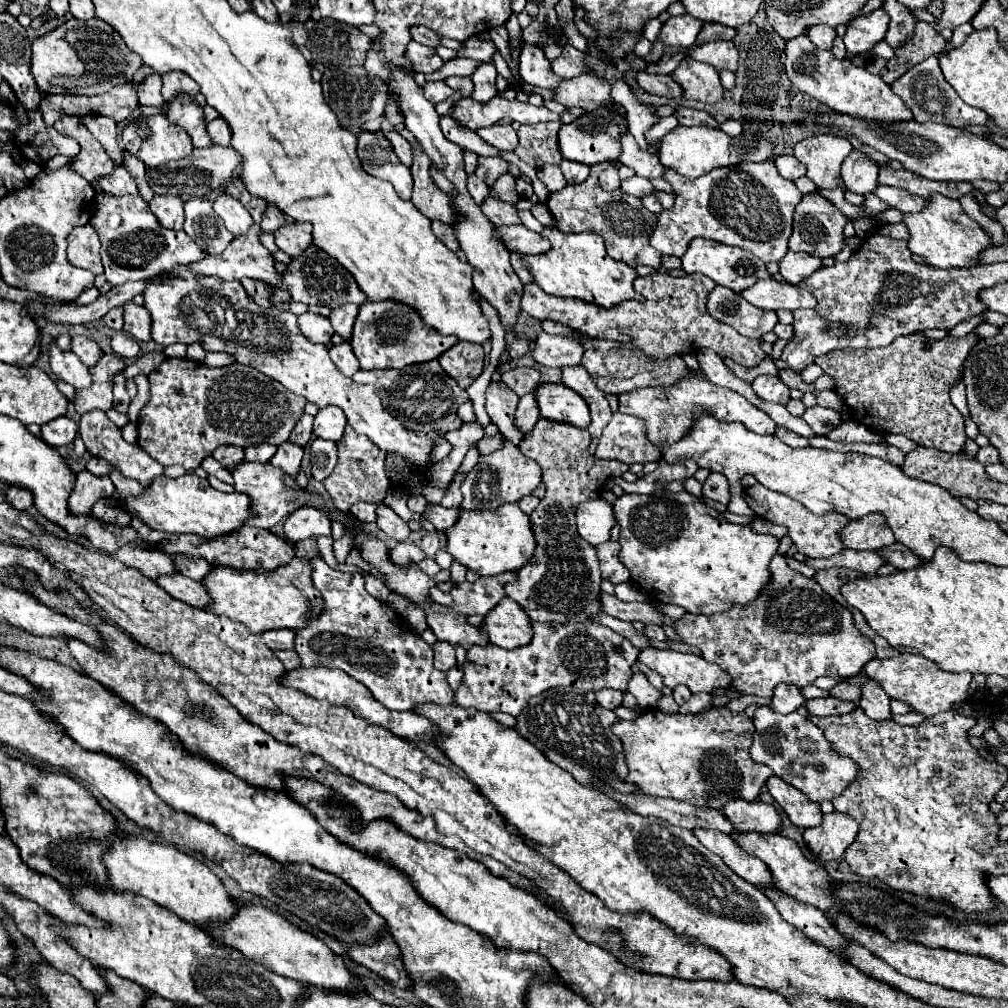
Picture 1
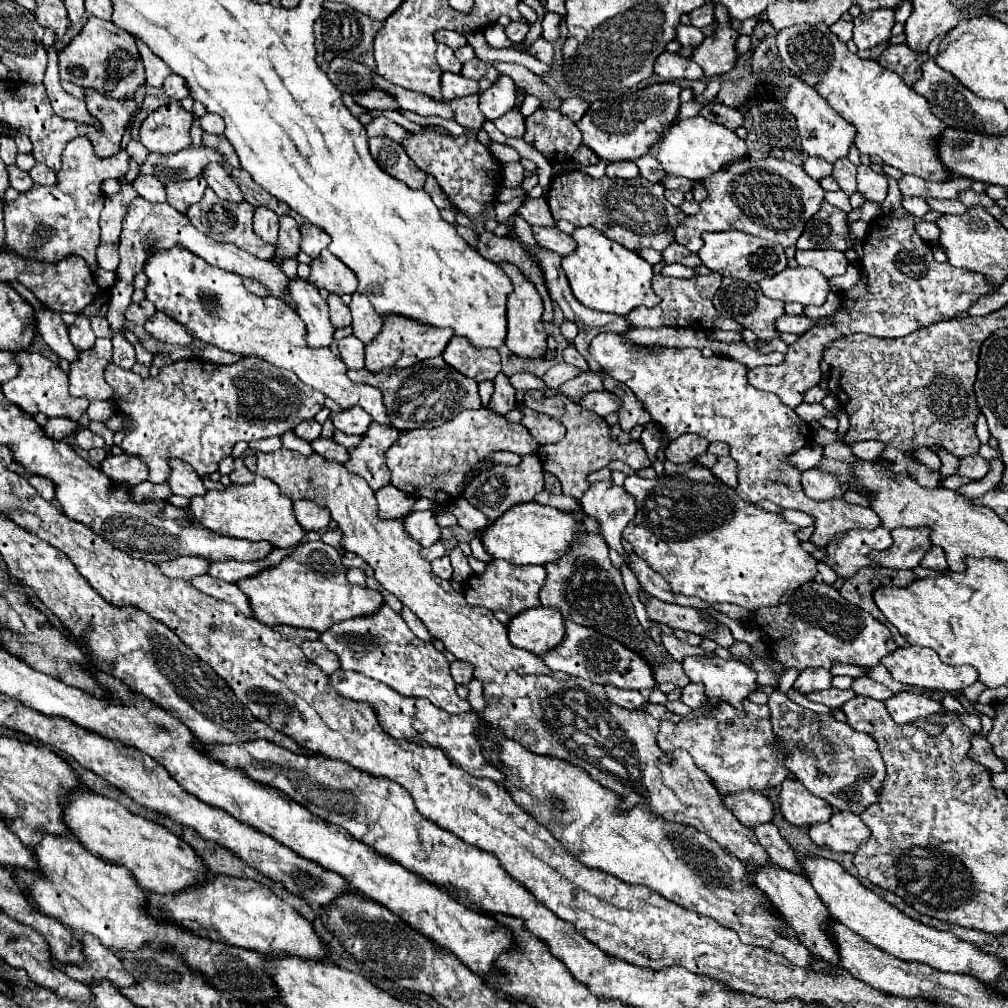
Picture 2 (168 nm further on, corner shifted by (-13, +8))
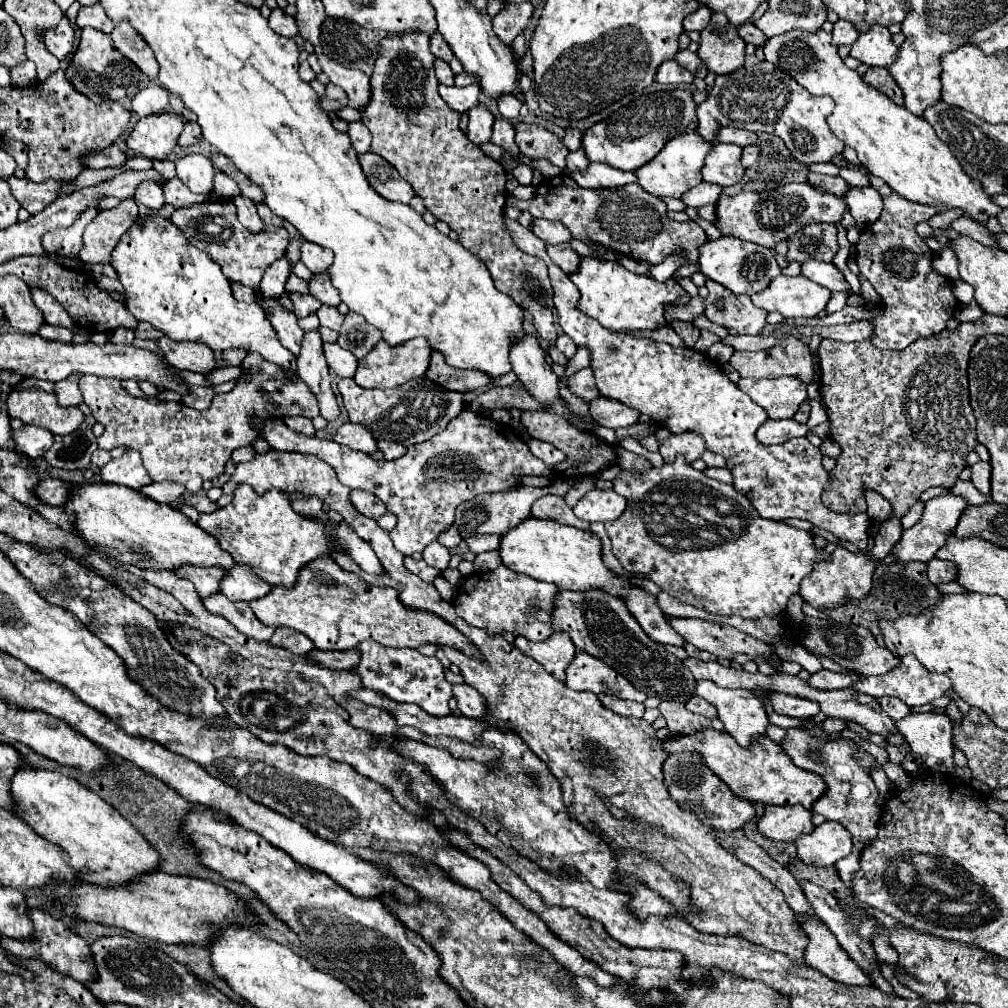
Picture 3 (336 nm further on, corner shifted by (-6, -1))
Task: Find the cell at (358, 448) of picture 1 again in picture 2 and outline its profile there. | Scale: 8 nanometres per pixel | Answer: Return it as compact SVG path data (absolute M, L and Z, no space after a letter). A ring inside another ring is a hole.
M371 424L363 434L361 444L349 448L349 460L343 464L349 472L367 480L371 490L379 490L387 486L391 474L387 472L385 452L395 444L399 432L395 428L387 428L383 424Z

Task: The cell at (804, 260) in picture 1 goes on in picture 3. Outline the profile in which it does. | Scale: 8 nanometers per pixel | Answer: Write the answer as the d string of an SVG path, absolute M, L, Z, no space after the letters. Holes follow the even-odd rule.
M806 261L802 265L802 275L818 285L824 285L830 291L850 291L850 285L846 283L844 275L834 267L834 263Z

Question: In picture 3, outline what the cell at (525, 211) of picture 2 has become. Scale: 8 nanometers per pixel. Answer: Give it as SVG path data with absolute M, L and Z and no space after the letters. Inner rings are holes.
M534 219L532 231L536 237L540 237L544 243L548 245L558 245L558 243L568 243L572 239L572 235L568 233L568 229L564 225L560 225L558 221L548 221L548 219Z

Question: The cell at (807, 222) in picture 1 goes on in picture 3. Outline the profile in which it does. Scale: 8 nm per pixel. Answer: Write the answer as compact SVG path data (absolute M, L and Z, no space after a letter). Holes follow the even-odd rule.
M822 223L822 225L808 225L794 233L788 239L788 261L804 263L808 259L816 261L832 261L838 251L836 243L836 225Z

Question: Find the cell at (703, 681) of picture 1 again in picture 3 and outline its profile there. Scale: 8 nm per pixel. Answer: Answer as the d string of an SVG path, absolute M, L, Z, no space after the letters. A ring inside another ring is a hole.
M698 681L696 695L704 697L718 709L718 719L722 721L726 733L730 733L740 745L748 747L756 737L766 735L770 721L752 691L722 689L712 681Z

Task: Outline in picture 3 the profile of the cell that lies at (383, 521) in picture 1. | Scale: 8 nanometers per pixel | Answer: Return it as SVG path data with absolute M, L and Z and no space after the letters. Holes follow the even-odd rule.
M434 541L434 543L428 545L428 549L424 549L424 561L430 567L438 569L440 573L444 573L446 567L448 567L448 561L450 561L450 553L448 553L448 549L444 545Z

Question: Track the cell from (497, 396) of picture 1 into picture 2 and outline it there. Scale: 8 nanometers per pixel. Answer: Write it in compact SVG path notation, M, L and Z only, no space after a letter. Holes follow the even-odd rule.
M517 402L515 406L523 418L521 424L531 432L531 436L539 442L539 444L549 444L549 442L559 442L565 436L565 428L563 424L559 424L555 418L543 416L531 408L527 408L523 402Z

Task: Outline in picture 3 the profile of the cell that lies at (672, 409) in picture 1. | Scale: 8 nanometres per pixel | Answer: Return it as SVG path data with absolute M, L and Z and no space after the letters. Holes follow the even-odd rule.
M506 219L506 227L510 229L514 243L520 245L524 253L532 253L548 265L559 324L577 346L586 346L592 351L590 367L602 397L616 399L650 415L672 433L698 431L704 437L708 451L724 455L726 467L734 477L734 489L748 497L764 519L806 519L812 525L834 533L838 539L854 543L862 551L866 549L870 527L868 513L840 515L824 507L820 501L822 489L830 479L830 473L822 467L820 447L814 447L806 437L790 439L784 445L762 445L756 439L756 429L768 419L766 411L734 383L730 383L718 363L688 347L672 347L668 343L604 329L598 321L578 309L576 301L580 299L580 291L570 277L552 263L546 253L546 243L518 221Z

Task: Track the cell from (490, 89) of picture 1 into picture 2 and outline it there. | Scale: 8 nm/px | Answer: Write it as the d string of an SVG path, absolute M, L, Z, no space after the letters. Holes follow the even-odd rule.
M501 74L491 88L481 92L479 96L479 108L485 114L487 120L495 120L503 116L505 112L513 110L515 106L515 84L509 76Z

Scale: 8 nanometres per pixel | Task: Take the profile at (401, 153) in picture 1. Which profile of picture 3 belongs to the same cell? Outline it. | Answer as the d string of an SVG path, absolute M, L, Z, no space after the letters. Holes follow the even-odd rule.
M354 121L354 123L348 123L348 137L352 141L352 147L356 153L366 153L370 149L370 131L364 123L360 121Z

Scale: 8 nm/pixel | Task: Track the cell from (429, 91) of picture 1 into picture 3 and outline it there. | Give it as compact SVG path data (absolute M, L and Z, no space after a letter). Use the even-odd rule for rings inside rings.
M440 85L440 95L448 103L448 107L452 107L458 113L464 113L464 111L478 105L480 89L476 85L468 85L468 87L462 87L462 89L460 87L444 87L444 85Z

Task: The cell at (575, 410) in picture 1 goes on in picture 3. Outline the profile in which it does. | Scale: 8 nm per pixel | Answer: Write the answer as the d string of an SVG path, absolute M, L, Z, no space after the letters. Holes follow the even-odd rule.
M604 397L588 403L588 407L590 407L594 421L598 425L604 425L610 429L630 427L630 425L638 423L638 417L640 417L640 413L636 413L636 409L632 409L628 405L620 405L618 401L604 399Z

